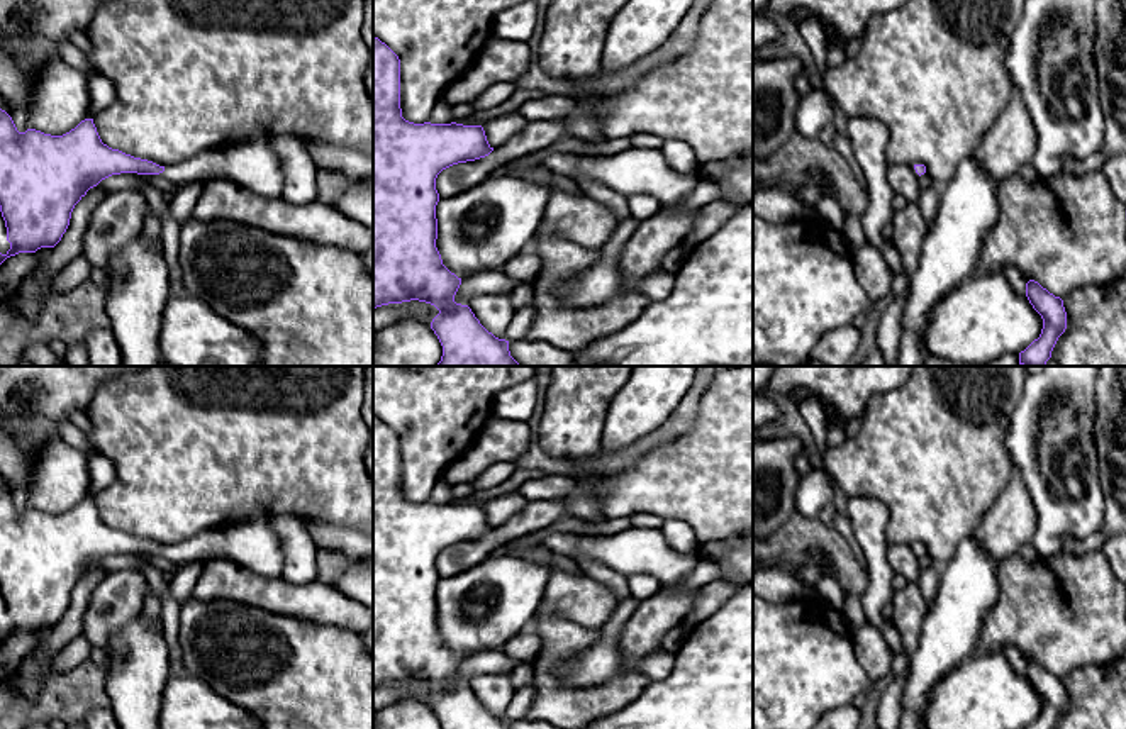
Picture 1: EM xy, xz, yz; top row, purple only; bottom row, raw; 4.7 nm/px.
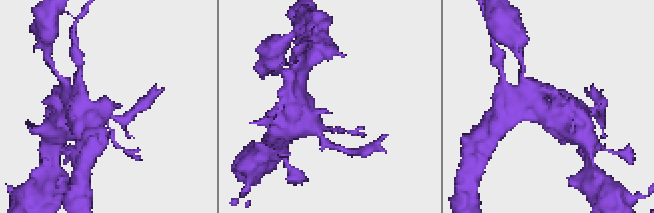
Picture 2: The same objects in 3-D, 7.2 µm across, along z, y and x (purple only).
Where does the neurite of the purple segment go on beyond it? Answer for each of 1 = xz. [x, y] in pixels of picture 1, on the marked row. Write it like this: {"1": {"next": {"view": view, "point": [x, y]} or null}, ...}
{"1": {"next": null}}

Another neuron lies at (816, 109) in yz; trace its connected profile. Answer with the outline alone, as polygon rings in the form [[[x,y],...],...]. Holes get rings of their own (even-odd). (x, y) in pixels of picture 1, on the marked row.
[[[811,90],[800,95],[795,109],[795,132],[817,137],[833,122],[836,103],[826,90]]]

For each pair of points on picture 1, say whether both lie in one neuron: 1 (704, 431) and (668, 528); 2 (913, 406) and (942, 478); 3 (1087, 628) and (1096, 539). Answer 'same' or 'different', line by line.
1: different
2: same
3: different

